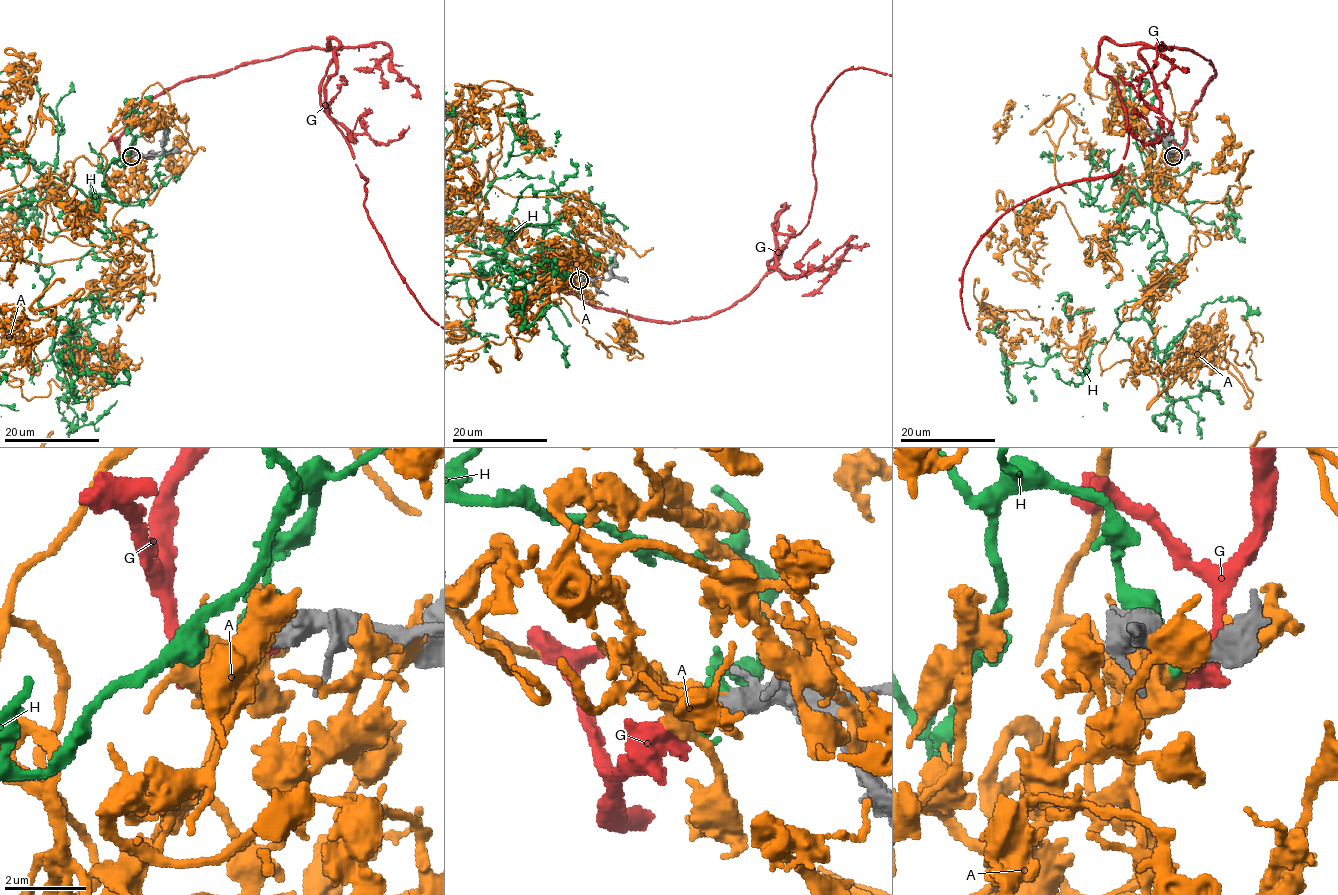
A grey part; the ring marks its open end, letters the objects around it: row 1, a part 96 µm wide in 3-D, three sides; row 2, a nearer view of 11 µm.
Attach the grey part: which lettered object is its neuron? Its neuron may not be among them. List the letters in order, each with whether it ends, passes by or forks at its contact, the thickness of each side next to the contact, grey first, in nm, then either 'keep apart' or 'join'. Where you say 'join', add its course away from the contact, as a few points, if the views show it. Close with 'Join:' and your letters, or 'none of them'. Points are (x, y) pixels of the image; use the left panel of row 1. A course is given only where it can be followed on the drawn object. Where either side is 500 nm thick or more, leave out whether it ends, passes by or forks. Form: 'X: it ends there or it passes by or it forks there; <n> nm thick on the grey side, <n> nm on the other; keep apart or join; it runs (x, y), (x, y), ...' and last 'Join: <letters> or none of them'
A: it ends there; 400 nm thick on the grey side, 220 nm on the other; keep apart
G: it ends there; 360 nm thick on the grey side, 360 nm on the other; join
H: it passes by; 440 nm thick on the grey side, 480 nm on the other; keep apart
Join: G

